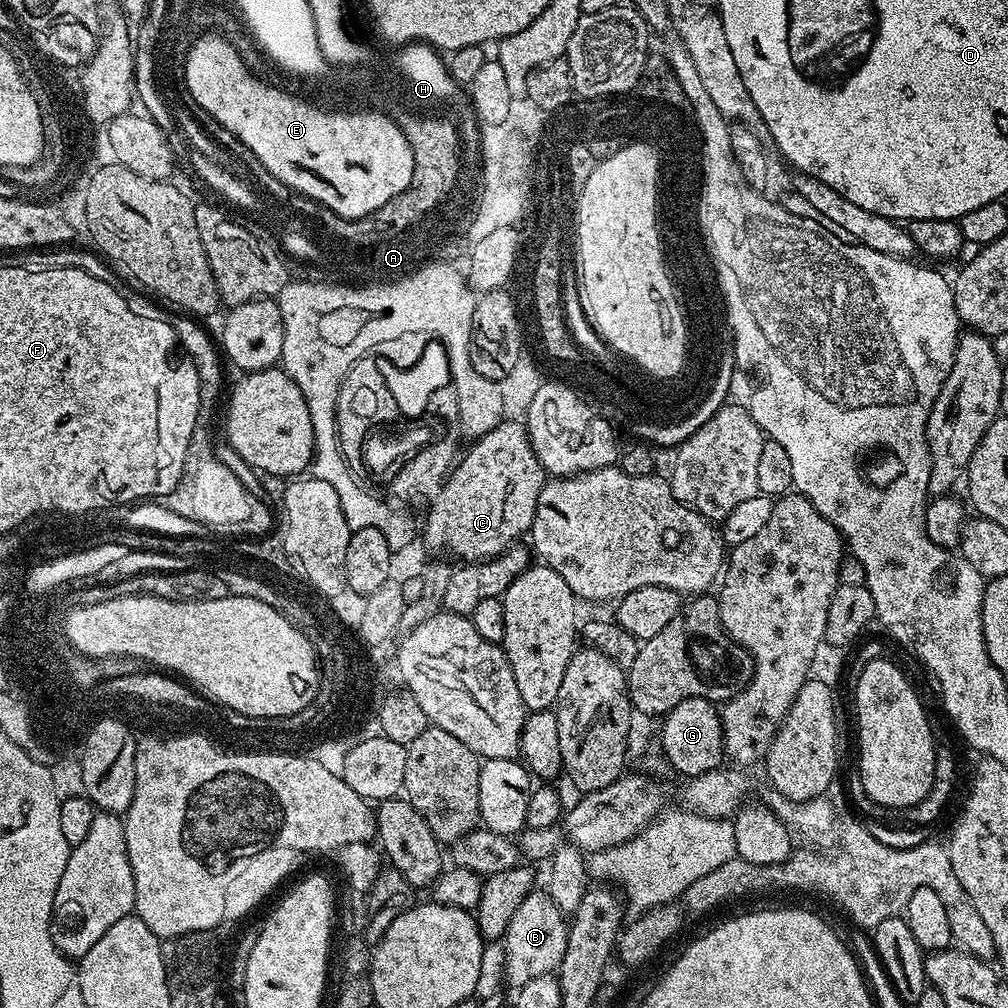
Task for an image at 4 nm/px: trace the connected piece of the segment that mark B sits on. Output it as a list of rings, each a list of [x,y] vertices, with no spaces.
[[[533,890],[529,896],[522,898],[522,906],[514,910],[510,926],[502,937],[504,944],[504,976],[518,990],[539,976],[547,976],[559,969],[568,945],[569,921],[562,910],[555,905],[554,899],[547,891]]]

